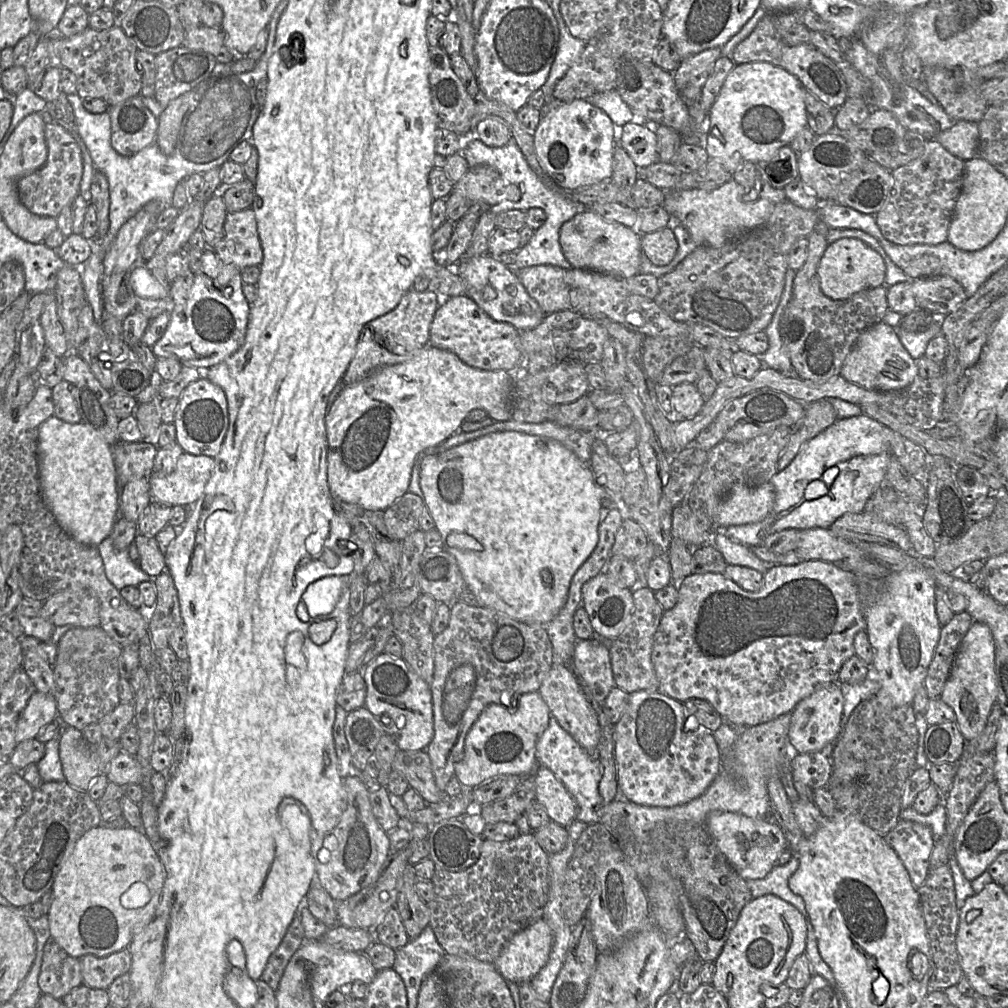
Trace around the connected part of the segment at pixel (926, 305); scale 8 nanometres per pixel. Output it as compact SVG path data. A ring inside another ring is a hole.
M931 276L911 281L917 308L933 315L948 315L968 298L962 285L950 276Z

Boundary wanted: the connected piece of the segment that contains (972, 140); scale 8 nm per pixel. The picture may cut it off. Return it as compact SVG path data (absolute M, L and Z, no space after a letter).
M957 121L951 128L940 132L935 140L959 159L963 161L973 159L978 156L978 123Z

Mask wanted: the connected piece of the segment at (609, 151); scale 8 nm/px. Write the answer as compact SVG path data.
M588 100L561 102L545 111L533 137L540 165L565 191L611 178L615 151L614 124L602 109Z

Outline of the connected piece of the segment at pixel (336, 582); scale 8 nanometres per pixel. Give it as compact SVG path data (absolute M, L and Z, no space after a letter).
M329 576L311 583L302 595L310 618L317 619L330 614L349 579L349 576Z

